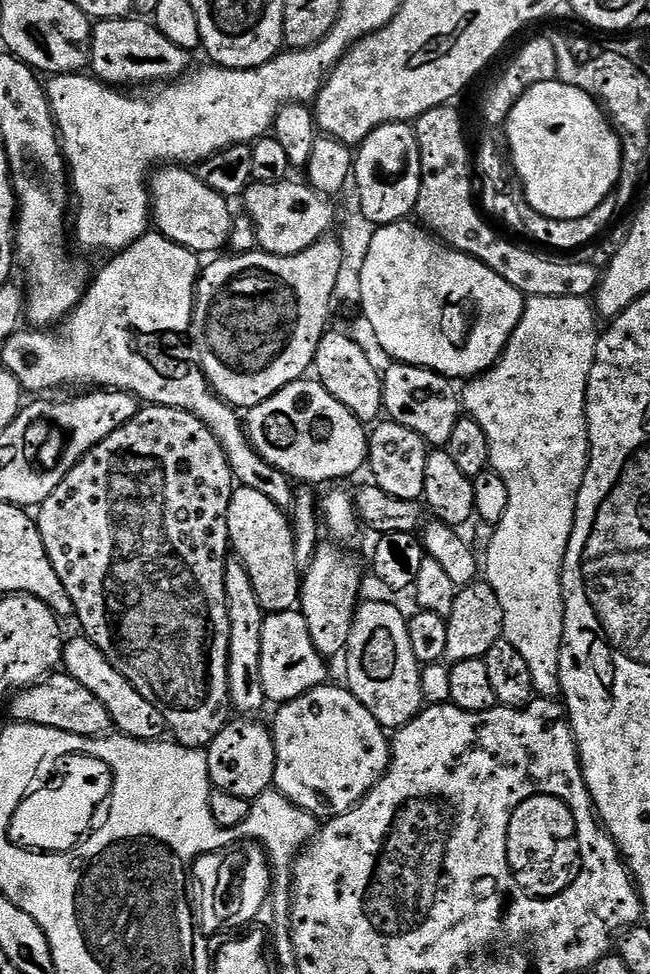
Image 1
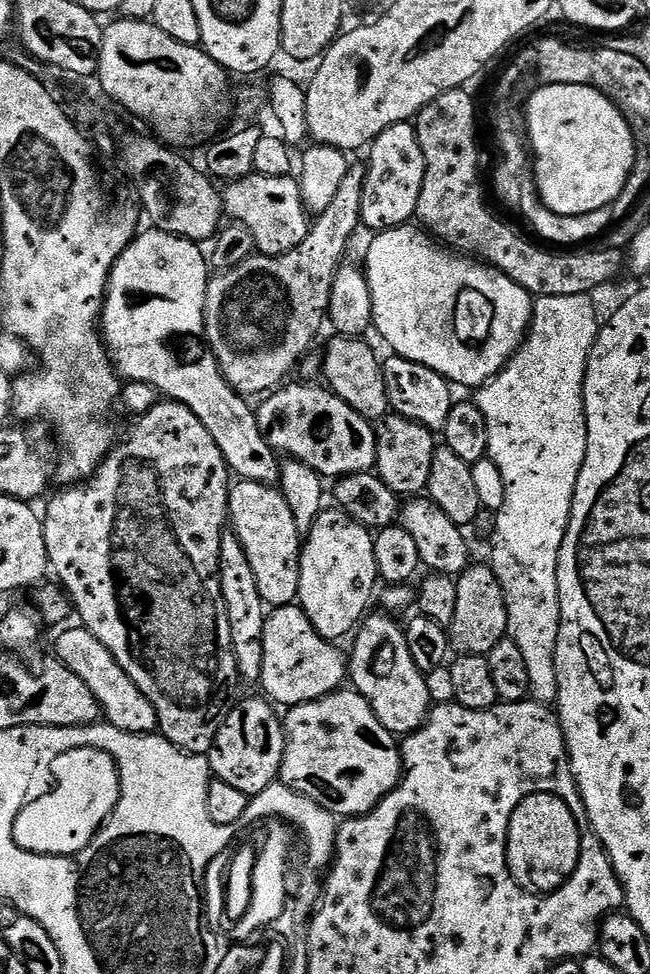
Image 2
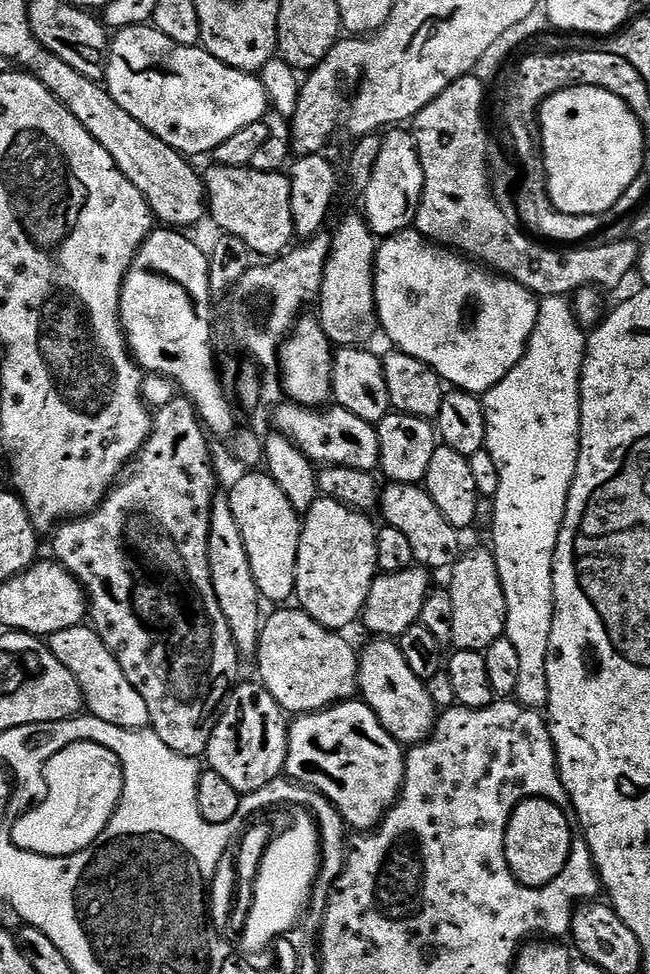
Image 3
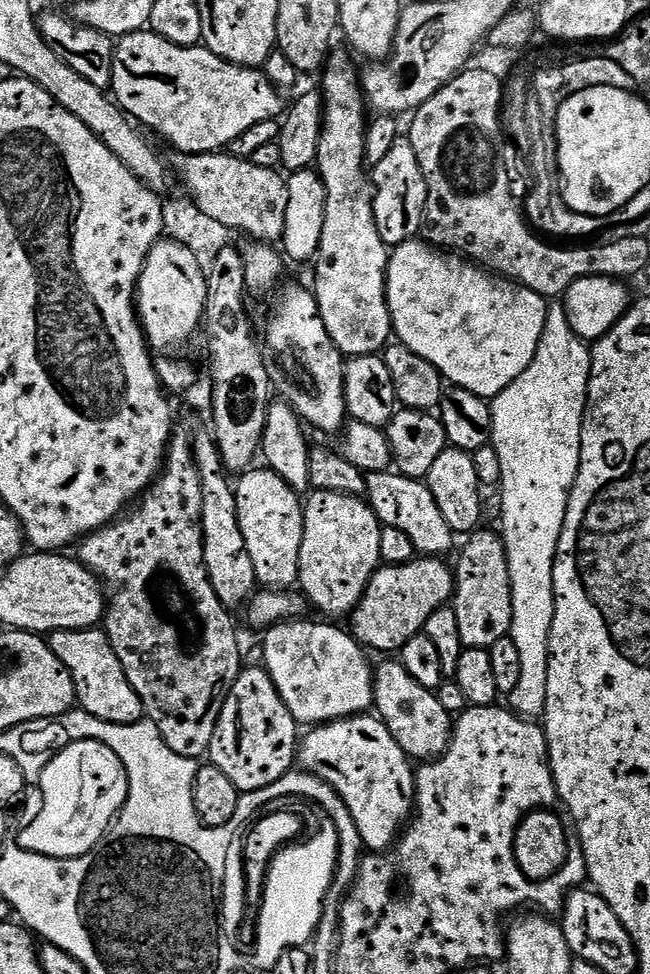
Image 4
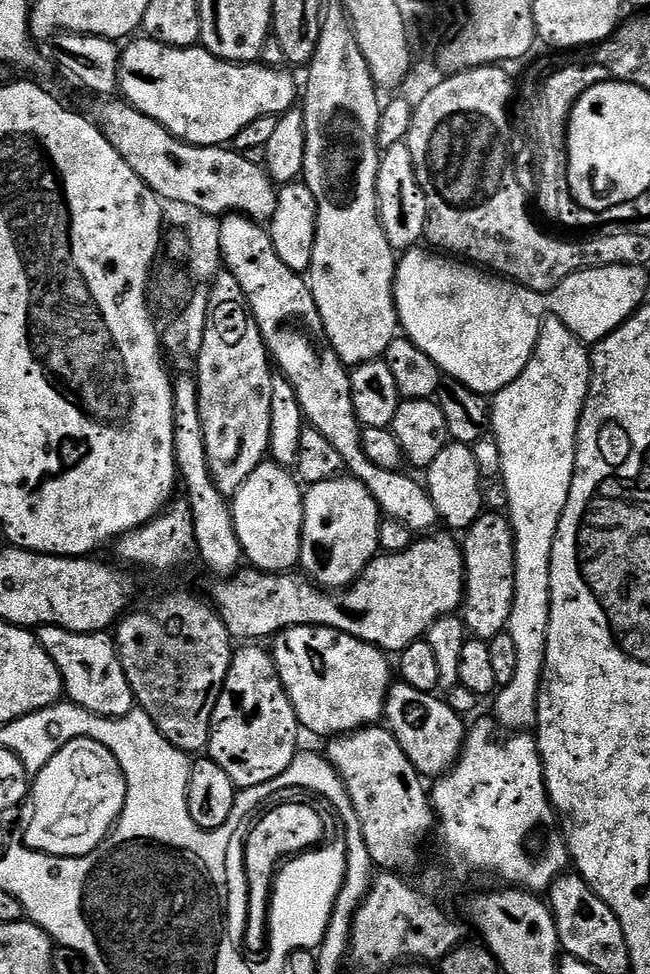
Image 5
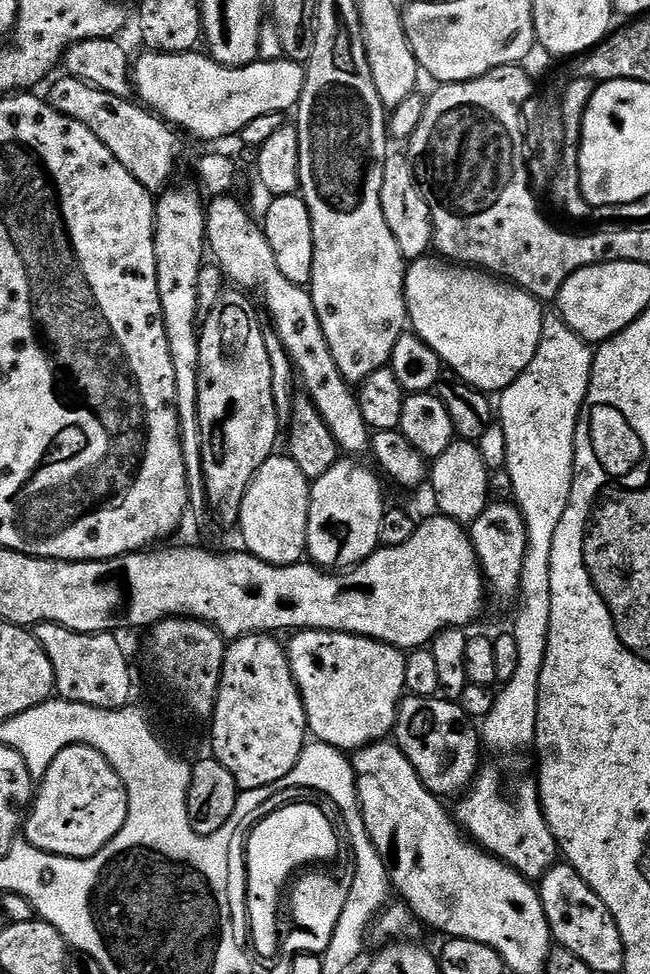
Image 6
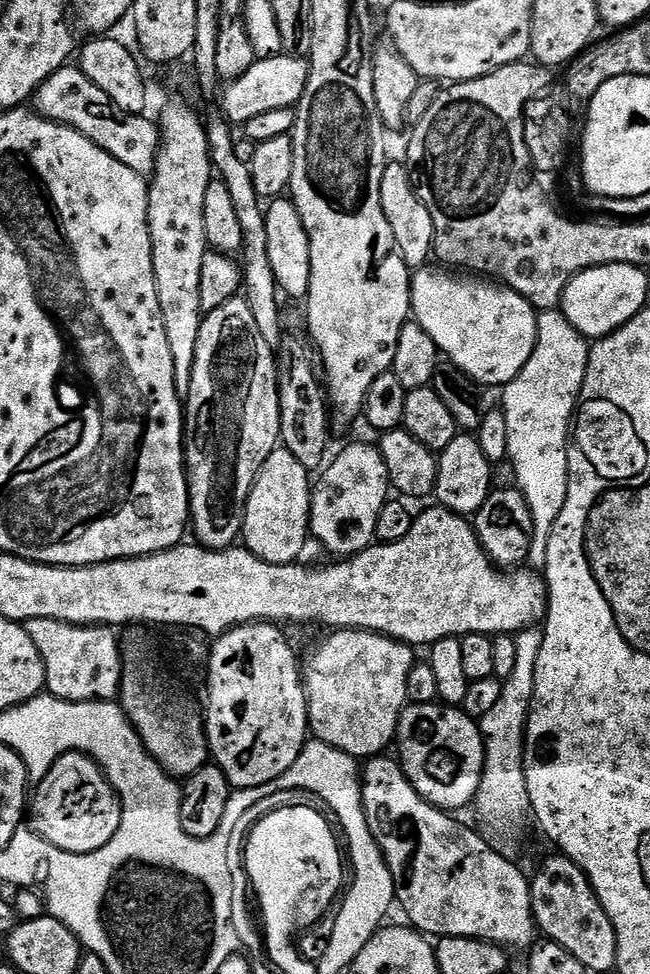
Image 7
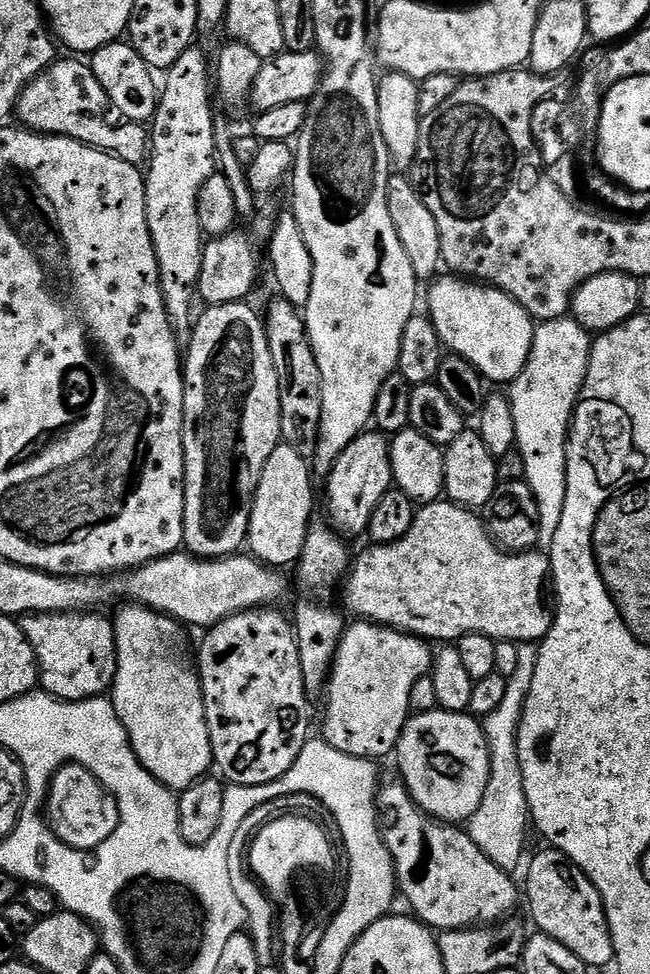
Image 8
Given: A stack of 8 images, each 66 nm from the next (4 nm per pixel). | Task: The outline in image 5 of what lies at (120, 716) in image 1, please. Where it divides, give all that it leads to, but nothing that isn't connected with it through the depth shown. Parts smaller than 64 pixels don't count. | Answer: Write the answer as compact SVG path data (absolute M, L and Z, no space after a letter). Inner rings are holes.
M46 624L39 629L38 639L46 654L50 654L54 666L58 666L64 683L64 696L71 703L95 716L124 716L133 711L132 687L122 670L116 641L107 631L71 632Z

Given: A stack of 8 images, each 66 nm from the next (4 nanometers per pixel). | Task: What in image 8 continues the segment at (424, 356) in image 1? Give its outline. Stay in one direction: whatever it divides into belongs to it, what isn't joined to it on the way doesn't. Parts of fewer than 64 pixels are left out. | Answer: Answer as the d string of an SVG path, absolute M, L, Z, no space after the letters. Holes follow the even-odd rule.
M455 274L441 275L433 279L427 288L426 315L432 321L434 330L438 330L441 345L451 355L461 356L470 362L470 366L480 371L485 381L511 385L518 374L522 374L530 358L536 329L530 313L500 288Z

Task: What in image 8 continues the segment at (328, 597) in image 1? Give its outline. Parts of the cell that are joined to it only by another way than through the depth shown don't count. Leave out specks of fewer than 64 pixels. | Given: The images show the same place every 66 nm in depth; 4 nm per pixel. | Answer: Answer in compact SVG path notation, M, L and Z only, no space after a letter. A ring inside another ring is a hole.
M365 430L360 433L358 438L354 438L354 442L350 442L350 446L346 446L346 450L342 450L342 454L332 464L331 471L326 474L326 480L328 480L328 485L324 488L324 504L328 507L326 520L332 529L339 532L341 536L345 538L351 538L351 536L363 537L370 526L374 506L378 506L378 502L382 502L385 494L393 491L391 449L392 445L385 433L379 430Z

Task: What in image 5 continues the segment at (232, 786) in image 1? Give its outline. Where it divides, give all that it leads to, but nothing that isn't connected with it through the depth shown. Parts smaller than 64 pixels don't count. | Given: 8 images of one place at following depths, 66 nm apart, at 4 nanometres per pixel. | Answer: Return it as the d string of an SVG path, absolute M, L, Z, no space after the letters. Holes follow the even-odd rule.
M240 646L233 651L232 665L218 698L212 719L207 755L243 790L278 778L292 765L301 747L302 729L288 692L276 674L276 662L264 646Z

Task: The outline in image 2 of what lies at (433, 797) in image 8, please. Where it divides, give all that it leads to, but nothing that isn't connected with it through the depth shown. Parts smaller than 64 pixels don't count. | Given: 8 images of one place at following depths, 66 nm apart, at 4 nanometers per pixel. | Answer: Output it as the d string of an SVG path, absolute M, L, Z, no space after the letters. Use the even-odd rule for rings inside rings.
M369 615L351 641L350 684L352 680L351 687L366 698L384 729L403 738L422 727L432 699L425 673L420 672L418 666L414 666L414 658L410 658L410 646L406 646L403 627L399 623L396 625L391 615L379 615Z

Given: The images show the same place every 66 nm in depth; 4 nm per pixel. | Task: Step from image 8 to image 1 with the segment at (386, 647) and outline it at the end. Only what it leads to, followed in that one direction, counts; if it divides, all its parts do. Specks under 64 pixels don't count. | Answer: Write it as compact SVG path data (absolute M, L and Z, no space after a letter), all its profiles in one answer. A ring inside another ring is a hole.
M299 610L290 612L270 612L264 617L262 626L262 686L264 695L269 701L287 702L306 694L312 688L321 687L328 676L328 668L325 657L320 655L319 650L308 633L308 623L304 613Z

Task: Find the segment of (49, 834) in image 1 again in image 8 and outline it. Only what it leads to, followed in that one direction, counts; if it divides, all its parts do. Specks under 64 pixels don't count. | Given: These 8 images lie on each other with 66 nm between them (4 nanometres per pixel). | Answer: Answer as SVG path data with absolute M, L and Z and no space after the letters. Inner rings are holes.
M66 764L56 772L48 789L44 812L55 835L80 851L95 851L110 838L120 821L116 799L80 764Z

